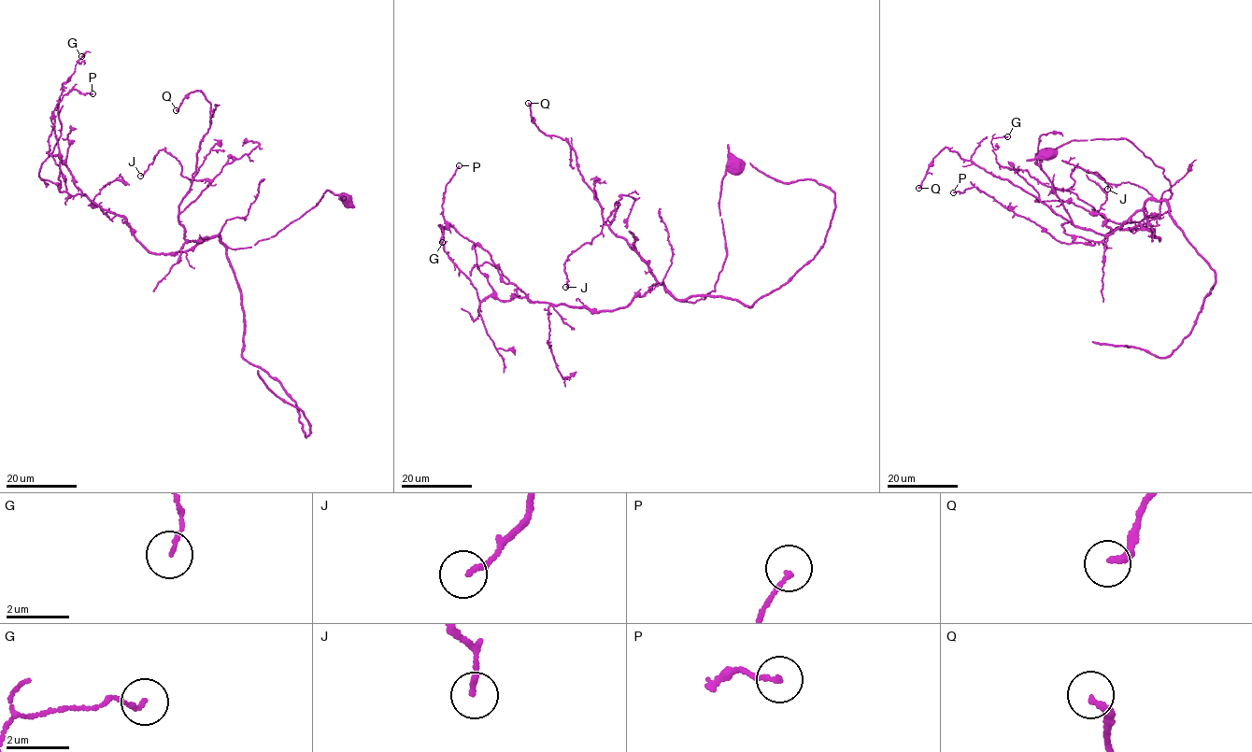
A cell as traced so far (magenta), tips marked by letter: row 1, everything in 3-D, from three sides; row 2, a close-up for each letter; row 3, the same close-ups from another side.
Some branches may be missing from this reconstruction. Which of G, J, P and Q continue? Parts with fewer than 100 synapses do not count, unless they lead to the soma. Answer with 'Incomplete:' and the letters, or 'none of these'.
Incomplete: none of these

